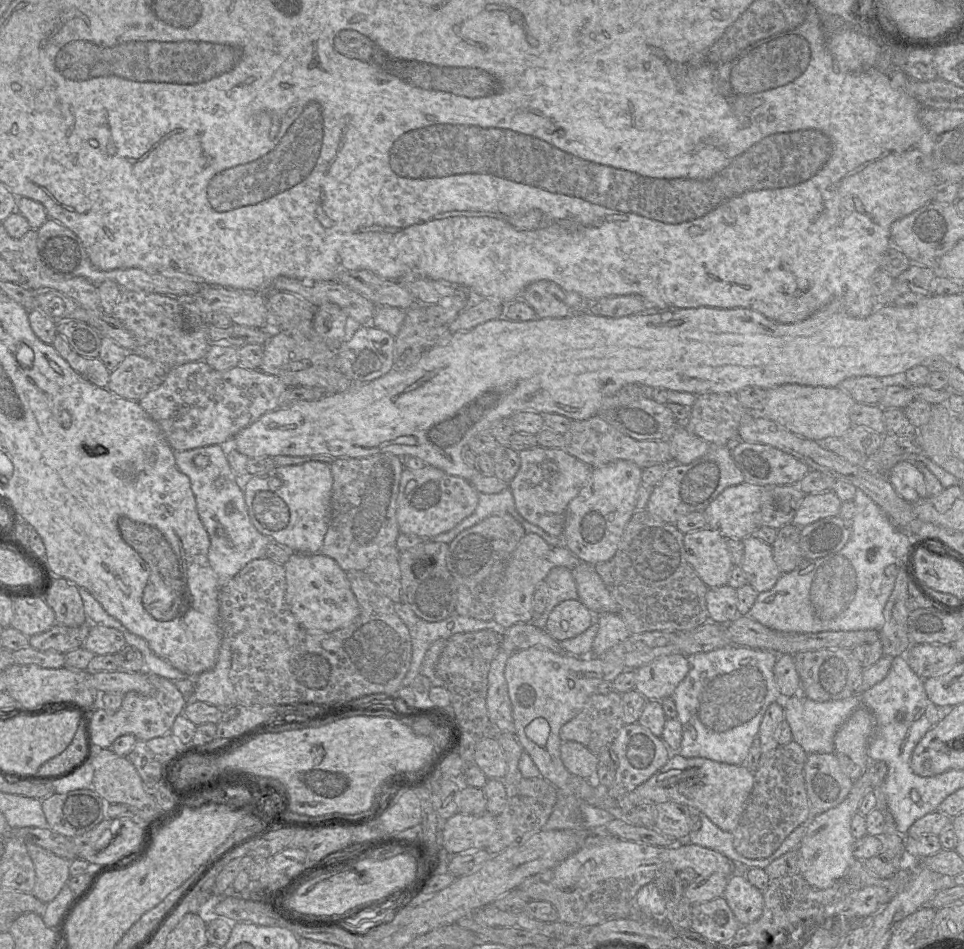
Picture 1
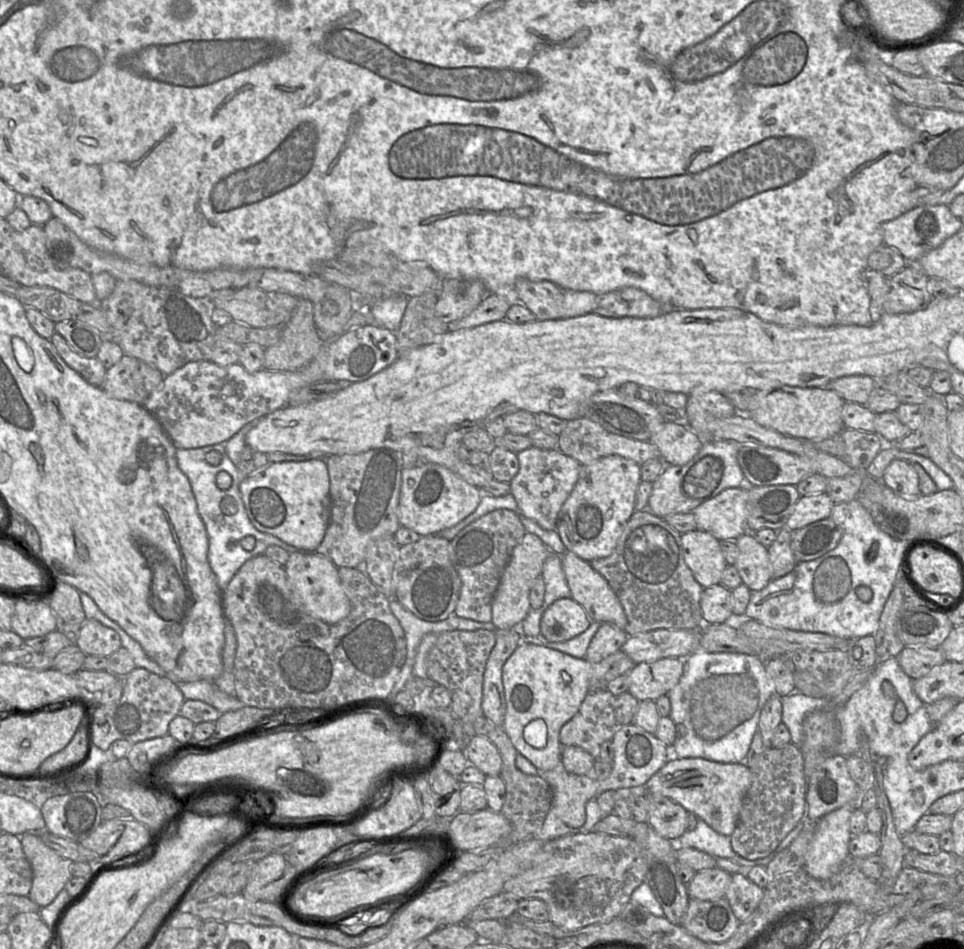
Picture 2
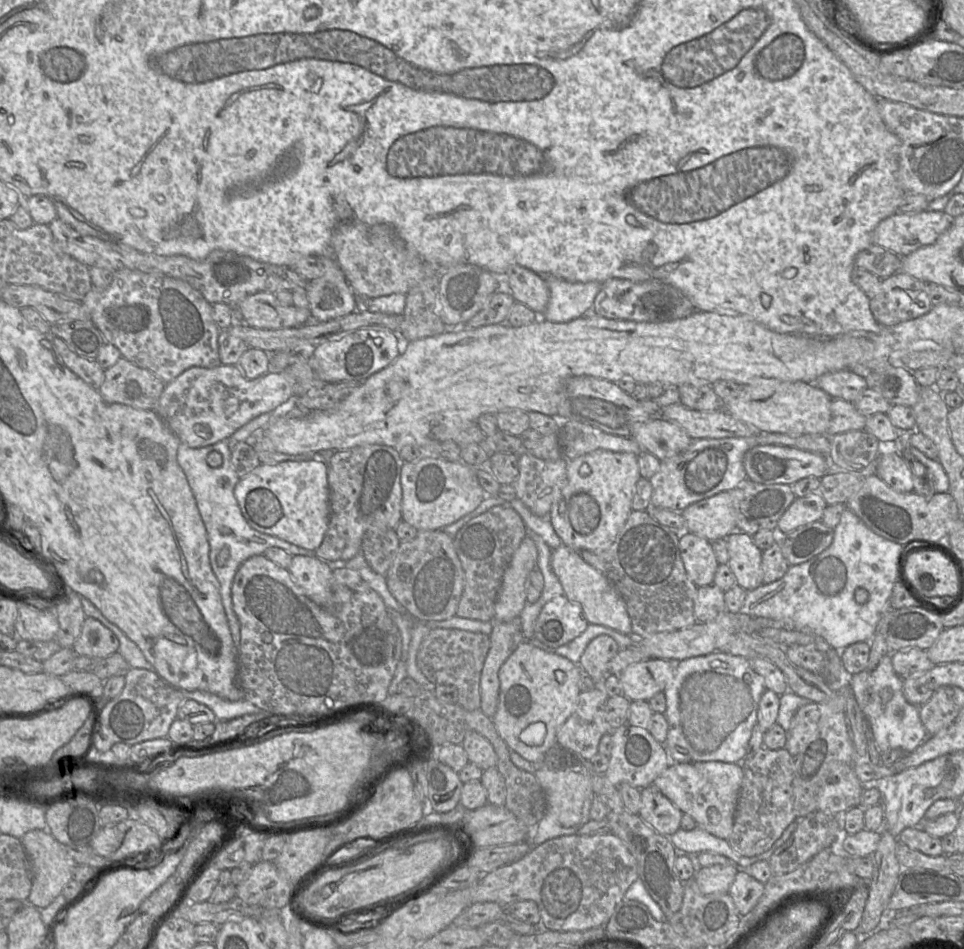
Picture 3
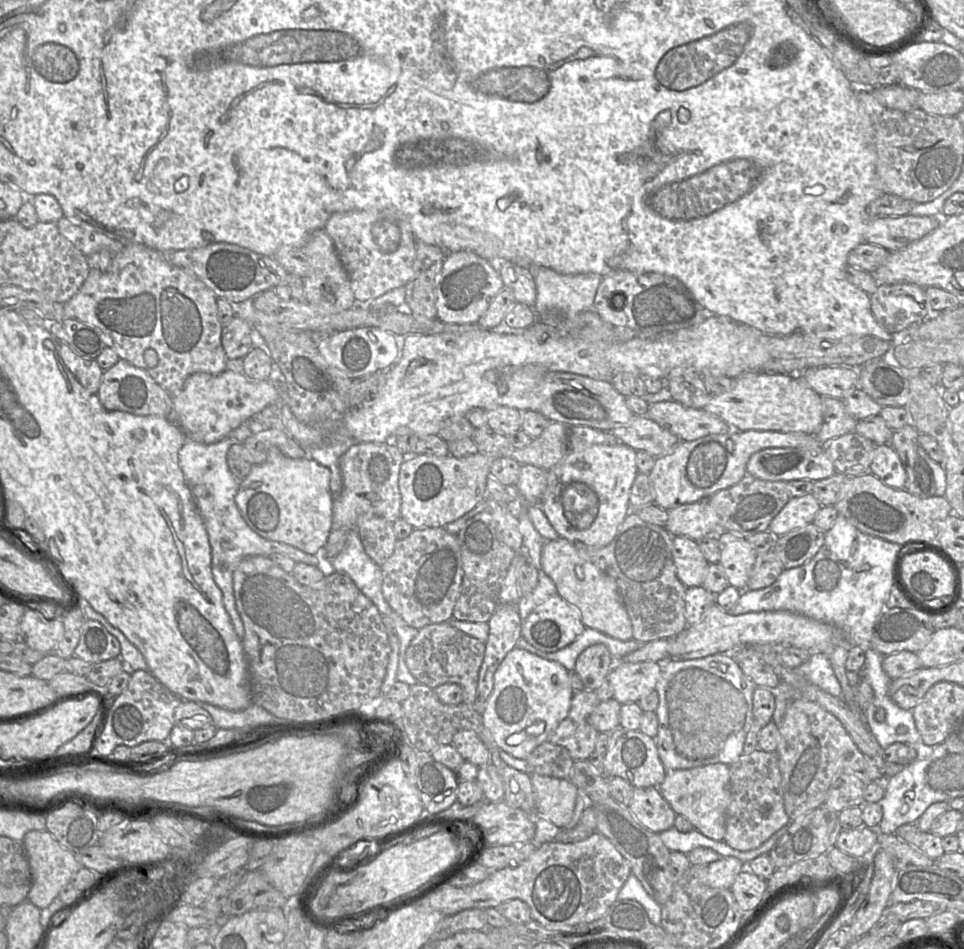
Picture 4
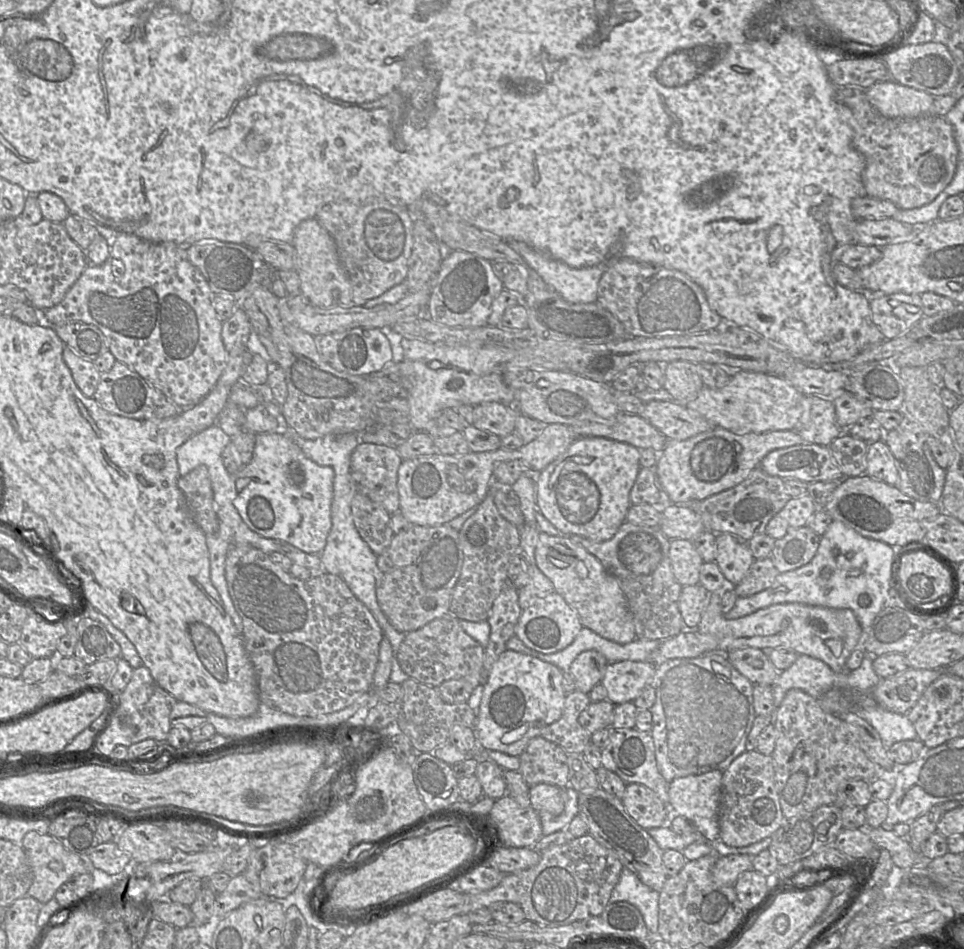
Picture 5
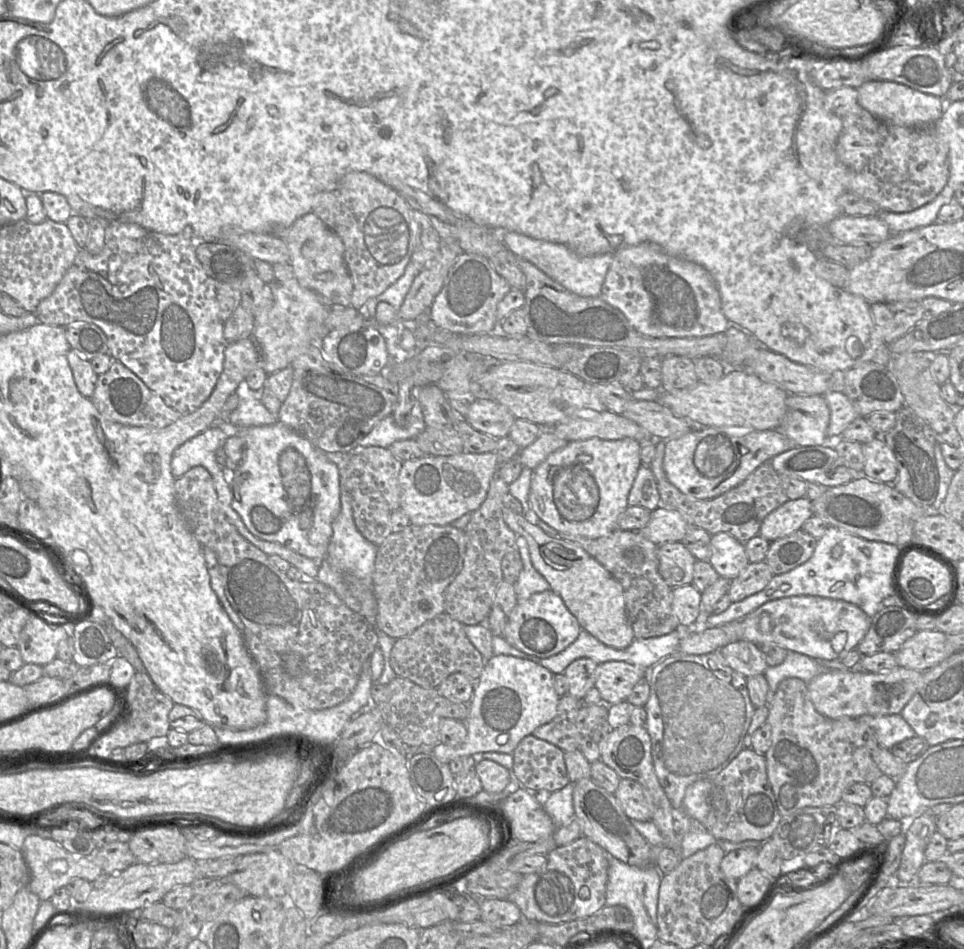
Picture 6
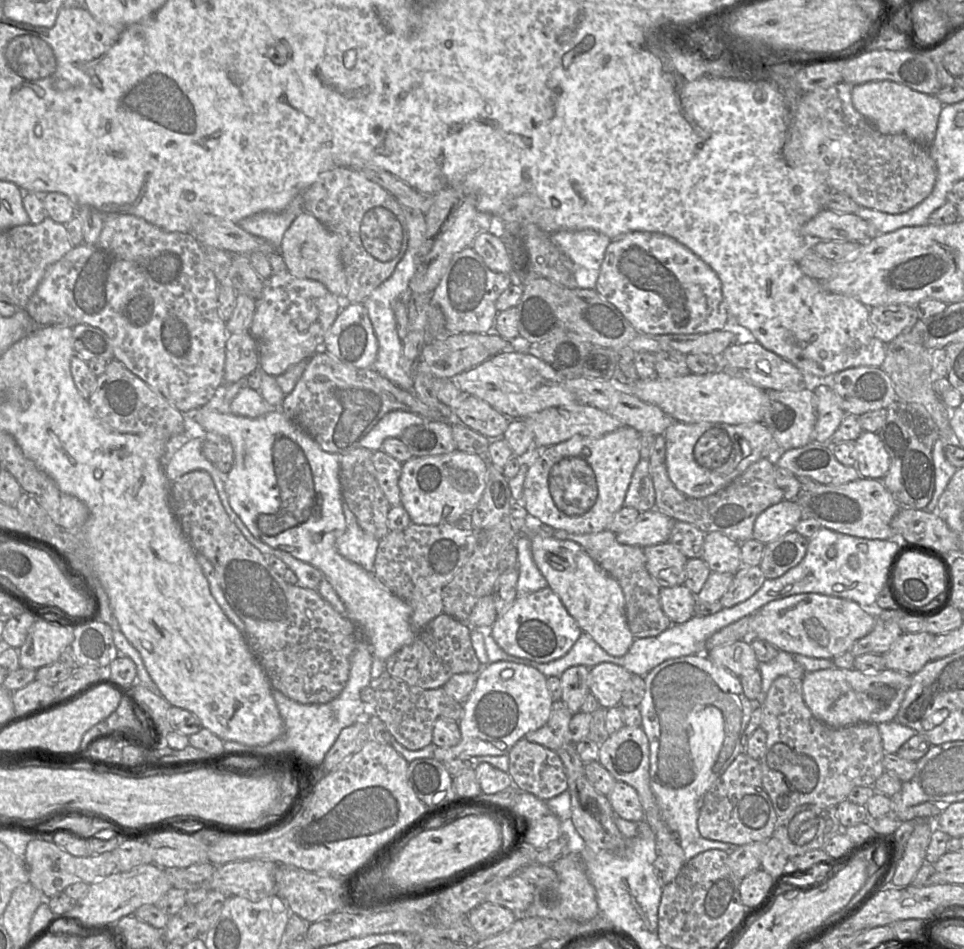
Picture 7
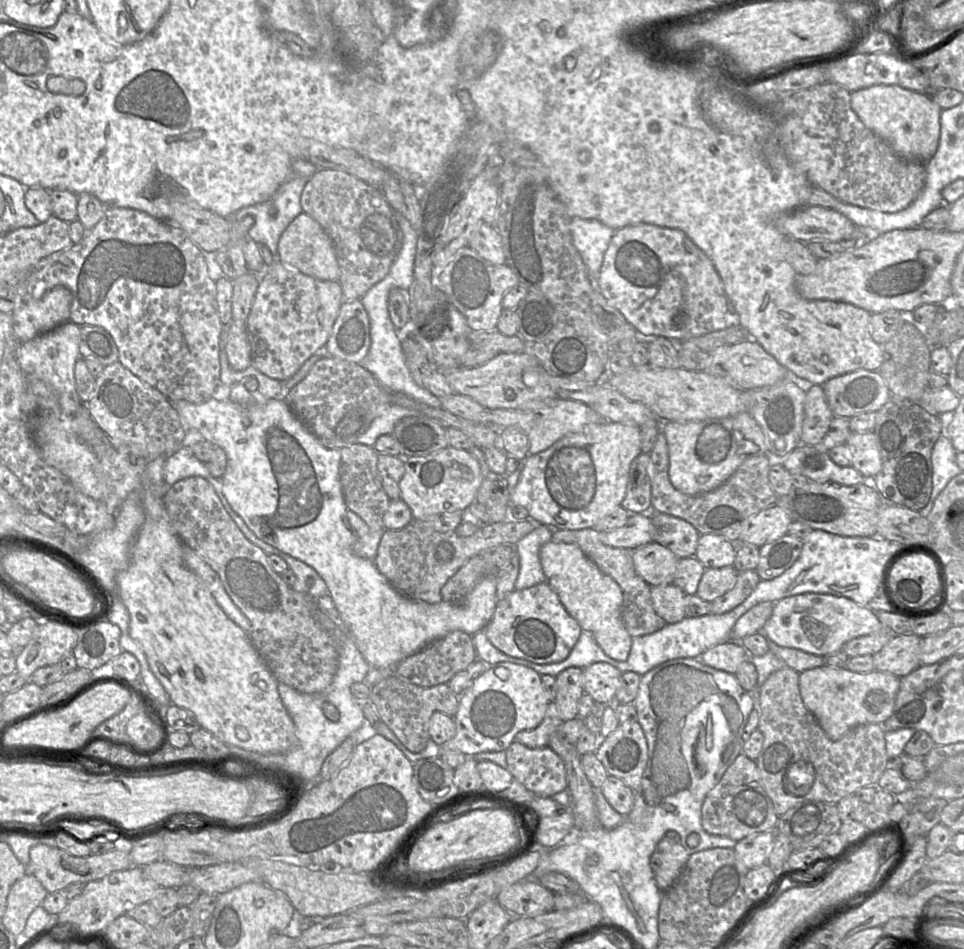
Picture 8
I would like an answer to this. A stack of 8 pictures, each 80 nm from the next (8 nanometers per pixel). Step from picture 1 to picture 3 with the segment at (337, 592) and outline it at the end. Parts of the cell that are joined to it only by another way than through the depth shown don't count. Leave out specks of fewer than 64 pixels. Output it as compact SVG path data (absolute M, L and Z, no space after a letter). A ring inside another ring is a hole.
M295 555L288 571L309 599L325 609L331 608L334 570L330 563L316 555Z

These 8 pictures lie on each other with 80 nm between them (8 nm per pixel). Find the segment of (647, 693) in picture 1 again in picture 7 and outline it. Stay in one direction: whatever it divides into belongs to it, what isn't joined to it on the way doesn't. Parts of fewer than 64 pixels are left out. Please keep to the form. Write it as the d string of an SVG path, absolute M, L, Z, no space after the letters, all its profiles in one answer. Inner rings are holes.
M602 662L590 668L589 690L605 708L620 705L627 682L633 674L624 667Z

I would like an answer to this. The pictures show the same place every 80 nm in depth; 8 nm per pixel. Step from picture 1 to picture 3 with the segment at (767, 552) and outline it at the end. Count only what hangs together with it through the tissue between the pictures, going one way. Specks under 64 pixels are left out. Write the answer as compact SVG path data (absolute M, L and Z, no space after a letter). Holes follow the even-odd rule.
M734 531L725 539L727 541L729 556L727 565L734 573L737 580L737 585L739 585L746 591L754 590L763 585L761 567L763 551L761 551L754 544L752 536L741 531Z

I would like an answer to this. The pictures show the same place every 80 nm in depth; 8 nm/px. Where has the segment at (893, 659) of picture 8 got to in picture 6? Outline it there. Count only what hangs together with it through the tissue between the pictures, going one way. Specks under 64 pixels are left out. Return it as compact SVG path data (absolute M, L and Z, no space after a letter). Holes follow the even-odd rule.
M924 630L908 639L895 653L898 666L925 672L948 656L948 635L939 630Z

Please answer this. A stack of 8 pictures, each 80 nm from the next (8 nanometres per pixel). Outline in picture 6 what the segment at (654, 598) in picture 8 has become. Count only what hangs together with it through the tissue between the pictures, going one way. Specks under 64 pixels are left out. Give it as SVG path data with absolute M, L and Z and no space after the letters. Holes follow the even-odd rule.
M692 584L674 587L672 593L672 608L679 627L684 630L694 629L702 619L701 593Z

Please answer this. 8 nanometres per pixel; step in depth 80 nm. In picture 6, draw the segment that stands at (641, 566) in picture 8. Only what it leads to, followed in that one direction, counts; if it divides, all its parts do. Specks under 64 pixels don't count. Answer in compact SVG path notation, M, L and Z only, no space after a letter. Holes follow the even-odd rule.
M681 542L659 545L657 557L659 573L671 588L692 584L697 560Z

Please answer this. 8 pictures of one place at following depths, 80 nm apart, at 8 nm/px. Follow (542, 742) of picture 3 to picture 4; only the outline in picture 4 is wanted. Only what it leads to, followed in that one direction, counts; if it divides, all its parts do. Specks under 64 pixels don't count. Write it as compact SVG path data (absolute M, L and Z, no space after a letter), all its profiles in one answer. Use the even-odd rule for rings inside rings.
M515 647L494 674L493 691L482 713L483 723L497 746L515 758L526 760L567 717L574 692L571 672L558 662Z

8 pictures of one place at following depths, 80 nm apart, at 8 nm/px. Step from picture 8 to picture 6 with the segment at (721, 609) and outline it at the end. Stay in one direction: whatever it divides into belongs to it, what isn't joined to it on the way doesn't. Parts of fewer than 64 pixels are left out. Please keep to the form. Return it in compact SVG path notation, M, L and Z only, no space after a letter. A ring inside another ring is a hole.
M765 561L749 563L737 577L731 580L727 595L732 603L739 602L760 592L773 575Z

